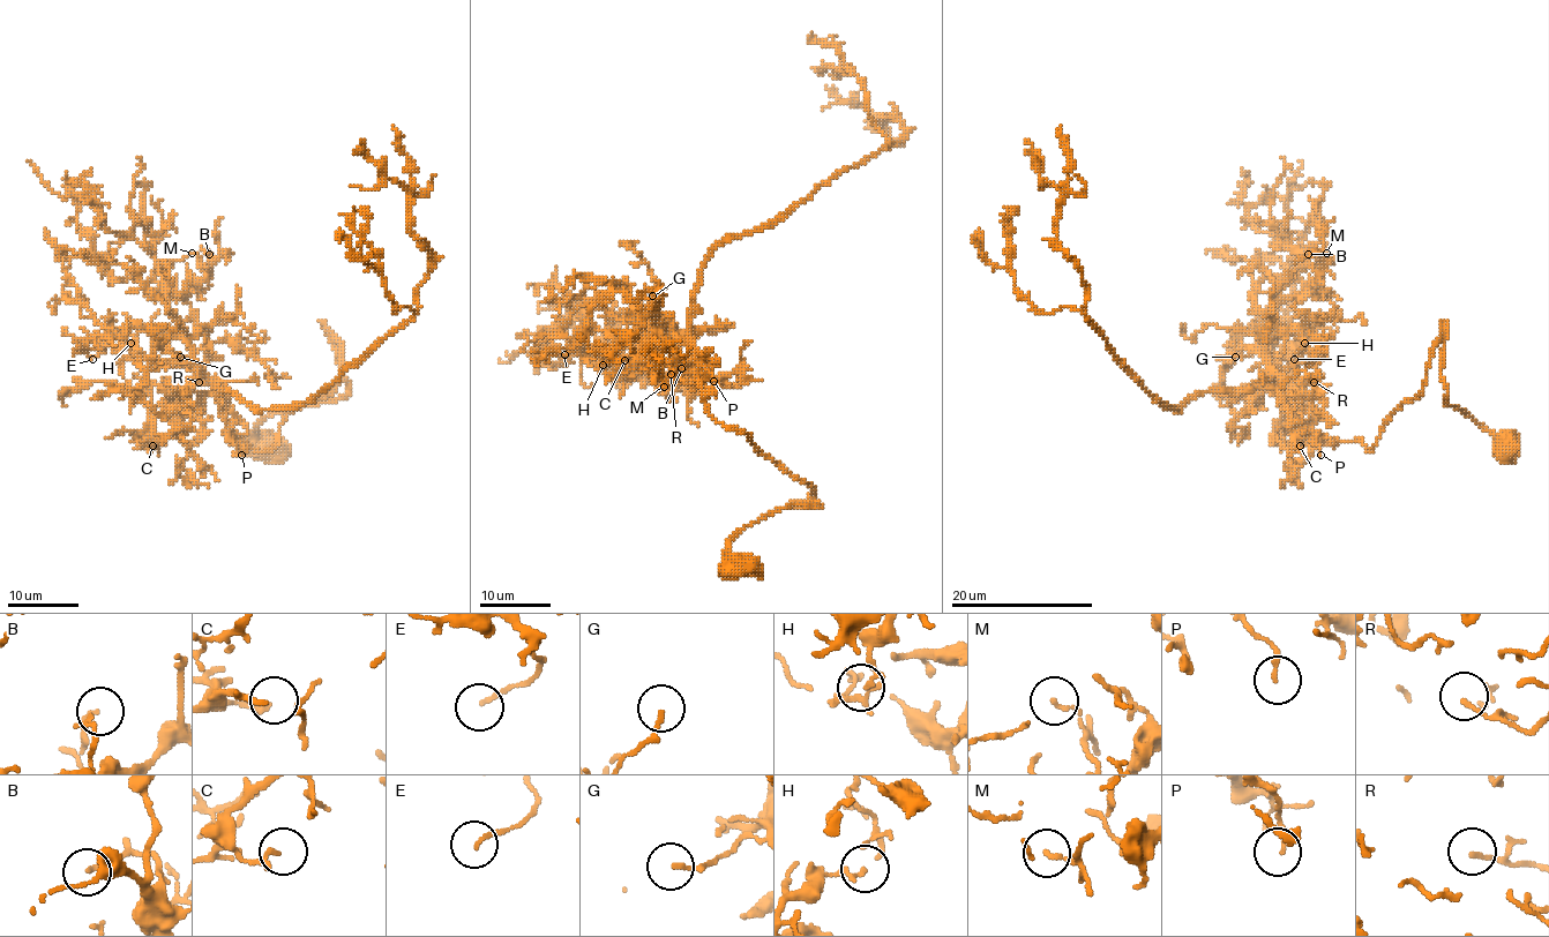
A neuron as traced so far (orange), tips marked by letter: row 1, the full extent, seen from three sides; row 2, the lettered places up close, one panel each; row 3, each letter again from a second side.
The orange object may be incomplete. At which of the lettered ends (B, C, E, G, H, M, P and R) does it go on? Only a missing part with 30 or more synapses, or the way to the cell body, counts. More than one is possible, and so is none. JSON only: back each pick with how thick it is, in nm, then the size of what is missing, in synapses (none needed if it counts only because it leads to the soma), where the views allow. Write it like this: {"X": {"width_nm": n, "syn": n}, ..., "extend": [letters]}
{"P": {"width_nm": 130, "syn": 70}, "extend": ["P"]}

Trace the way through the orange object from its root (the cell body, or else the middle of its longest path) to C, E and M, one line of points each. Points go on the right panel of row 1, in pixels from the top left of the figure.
C: (1508, 449), (1445, 402), (1442, 340), (1423, 389), (1369, 451), (1297, 429), (1274, 375), (1280, 421), (1300, 445)
E: (1508, 449), (1445, 402), (1442, 340), (1423, 389), (1369, 451), (1292, 425), (1267, 349), (1294, 359)
M: (1508, 449), (1445, 402), (1442, 340), (1369, 451), (1292, 425), (1271, 309), (1323, 295), (1326, 253)

